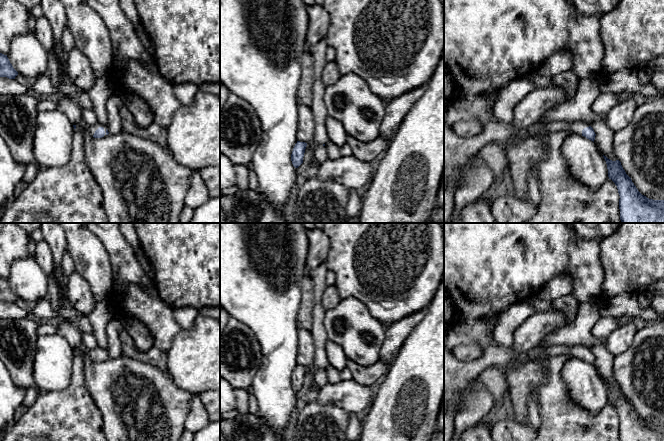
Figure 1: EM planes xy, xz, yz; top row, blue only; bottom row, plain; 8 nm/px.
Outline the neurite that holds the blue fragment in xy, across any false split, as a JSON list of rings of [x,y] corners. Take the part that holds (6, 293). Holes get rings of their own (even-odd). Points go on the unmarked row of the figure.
[[[0,277],[0,301],[15,303],[18,296],[13,292],[7,279]]]

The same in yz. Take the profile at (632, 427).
[[[604,380],[607,388],[608,401],[617,410],[619,423],[620,441],[664,441],[664,424],[653,424],[642,419],[631,402],[626,398],[619,384],[612,385]]]

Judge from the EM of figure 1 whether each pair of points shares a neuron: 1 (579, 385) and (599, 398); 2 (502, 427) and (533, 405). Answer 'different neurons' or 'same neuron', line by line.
1: same neuron
2: same neuron

